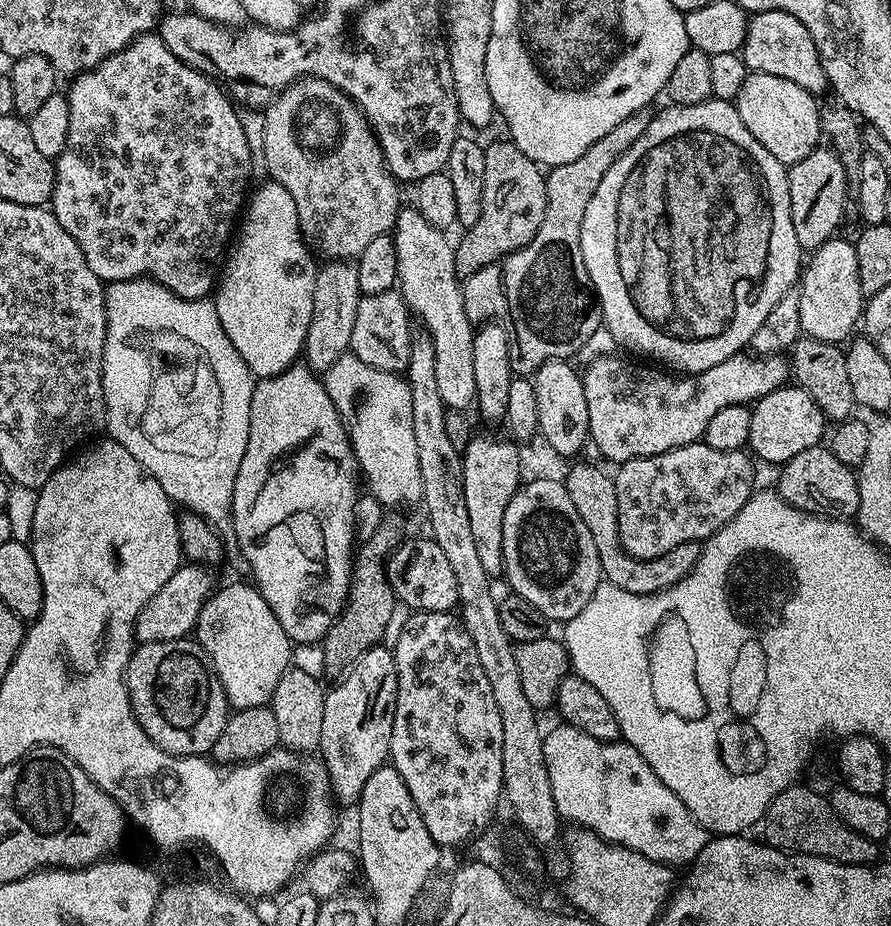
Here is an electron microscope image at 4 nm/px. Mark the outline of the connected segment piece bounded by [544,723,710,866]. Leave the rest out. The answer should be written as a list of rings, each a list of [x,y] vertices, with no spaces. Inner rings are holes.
[[[561,723],[544,736],[544,761],[554,790],[554,802],[565,821],[576,820],[581,828],[590,828],[609,844],[621,844],[661,864],[691,865],[708,844],[710,833],[686,810],[682,798],[670,790],[650,770],[650,766],[623,739],[598,742],[582,730]]]

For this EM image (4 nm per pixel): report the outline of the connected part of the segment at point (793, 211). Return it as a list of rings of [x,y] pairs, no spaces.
[[[818,146],[806,158],[787,169],[788,189],[790,190],[790,218],[794,222],[794,235],[797,236],[801,249],[815,250],[837,235],[838,229],[845,223],[844,207],[850,204],[850,177],[840,159],[831,147]]]

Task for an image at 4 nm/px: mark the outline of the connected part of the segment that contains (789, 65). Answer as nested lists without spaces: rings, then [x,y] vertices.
[[[783,8],[758,12],[749,19],[742,55],[746,66],[753,72],[786,78],[786,82],[794,82],[794,86],[802,86],[802,90],[813,94],[829,91],[826,70],[822,70],[822,58],[818,46],[814,46],[814,38],[810,38],[810,30]]]

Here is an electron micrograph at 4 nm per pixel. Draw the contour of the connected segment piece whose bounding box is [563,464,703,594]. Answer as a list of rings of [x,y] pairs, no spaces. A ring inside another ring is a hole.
[[[576,464],[564,477],[563,485],[597,547],[601,575],[607,583],[618,586],[627,593],[661,592],[662,589],[676,585],[697,564],[703,543],[696,540],[679,543],[673,550],[652,560],[637,560],[629,555],[621,546],[618,534],[617,490],[615,479],[609,473],[607,475],[592,464]]]

